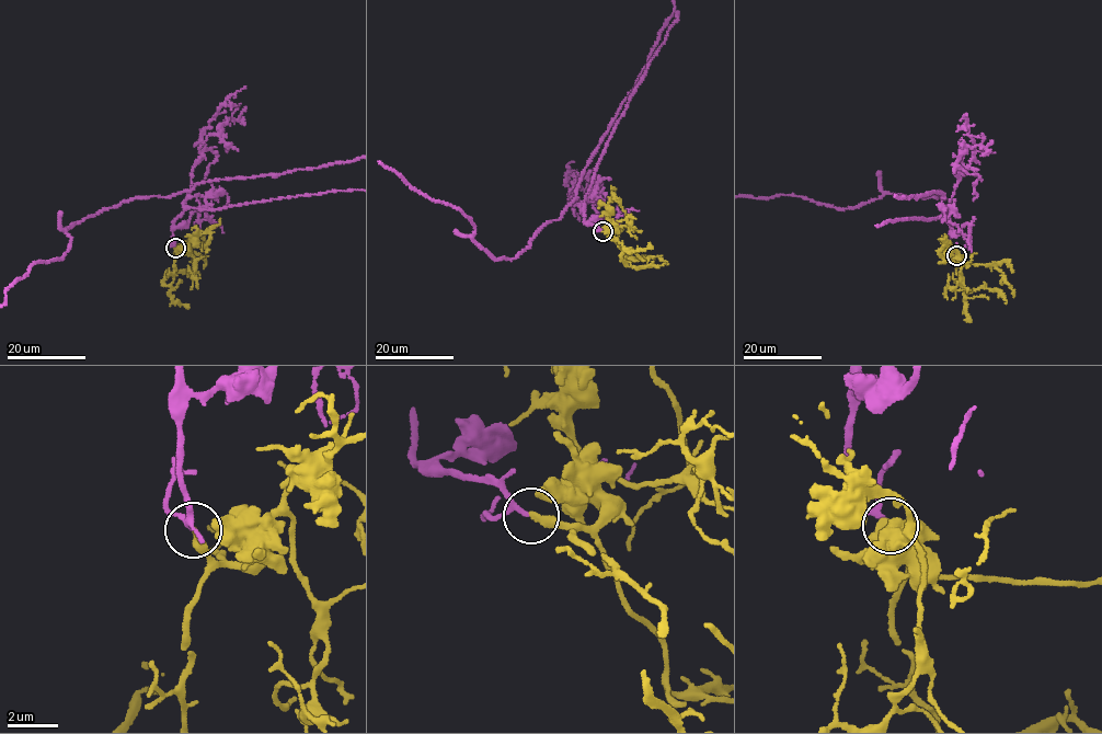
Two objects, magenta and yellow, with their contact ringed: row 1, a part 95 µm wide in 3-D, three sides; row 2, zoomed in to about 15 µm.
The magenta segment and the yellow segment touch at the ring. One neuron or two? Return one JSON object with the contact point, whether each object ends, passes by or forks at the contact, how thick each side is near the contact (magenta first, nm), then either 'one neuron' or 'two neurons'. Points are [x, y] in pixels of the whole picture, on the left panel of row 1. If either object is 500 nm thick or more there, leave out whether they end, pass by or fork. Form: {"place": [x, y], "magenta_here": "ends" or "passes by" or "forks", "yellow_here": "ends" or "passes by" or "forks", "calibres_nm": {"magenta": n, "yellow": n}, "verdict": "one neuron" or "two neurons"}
{"place": [175, 248], "magenta_here": "passes by", "yellow_here": "ends", "calibres_nm": {"magenta": 170, "yellow": 340}, "verdict": "one neuron"}

